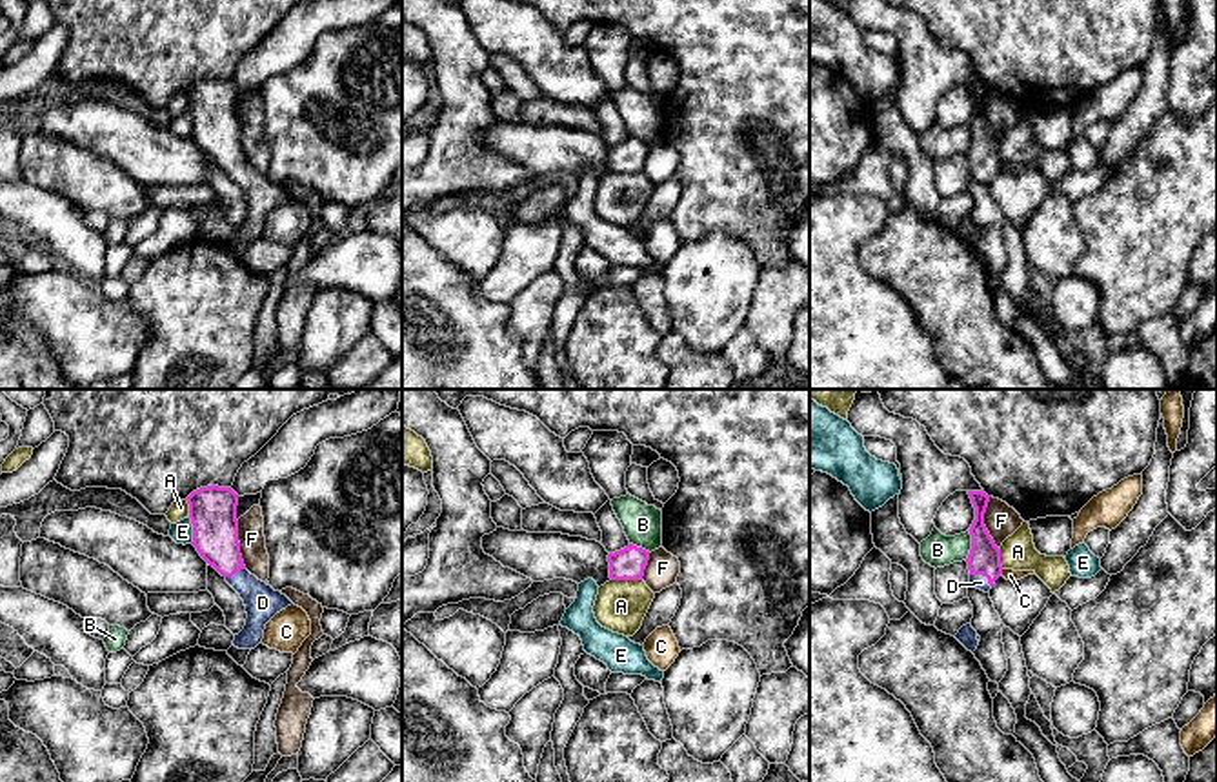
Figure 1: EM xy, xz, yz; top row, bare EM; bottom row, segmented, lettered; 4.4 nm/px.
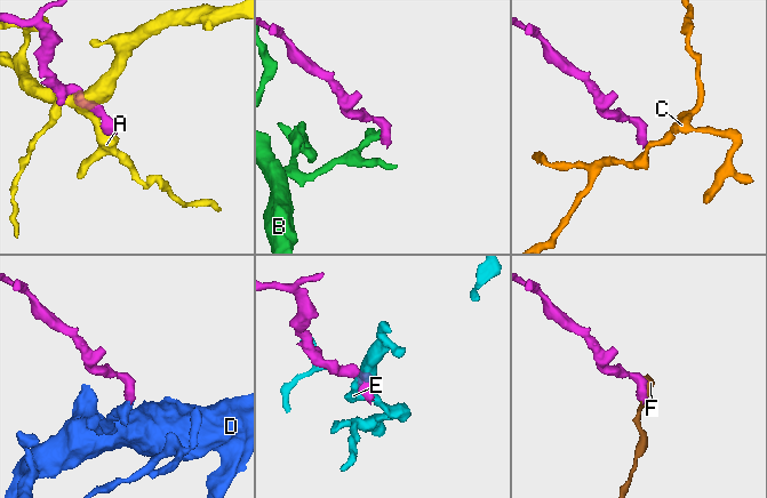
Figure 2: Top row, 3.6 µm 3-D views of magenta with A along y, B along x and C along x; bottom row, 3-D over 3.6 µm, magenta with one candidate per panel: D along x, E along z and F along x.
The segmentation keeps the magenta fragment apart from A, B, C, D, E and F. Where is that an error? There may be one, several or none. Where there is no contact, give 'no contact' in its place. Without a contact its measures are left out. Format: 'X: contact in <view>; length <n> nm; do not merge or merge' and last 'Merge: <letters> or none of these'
A: contact in xz; length 140 nm; do not merge
B: contact in yz; length 130 nm; do not merge
C: contact in yz; length 40 nm; do not merge
D: contact in yz; length 120 nm; merge
E: contact in xy; length 120 nm; do not merge
F: contact in yz; length 240 nm; do not merge
Merge: D

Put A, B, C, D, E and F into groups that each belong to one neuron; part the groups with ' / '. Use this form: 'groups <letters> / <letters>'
groups A / B E / C / D / F

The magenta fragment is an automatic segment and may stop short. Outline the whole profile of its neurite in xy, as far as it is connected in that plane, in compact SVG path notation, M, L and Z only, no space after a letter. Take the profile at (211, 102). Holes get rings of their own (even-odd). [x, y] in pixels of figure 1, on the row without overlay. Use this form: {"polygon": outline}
{"polygon": "M200 80L187 89L187 96L193 116L191 136L246 198L246 218L235 227L233 238L255 242L264 231L266 216L293 195L246 162L238 135L238 87L231 80Z"}

